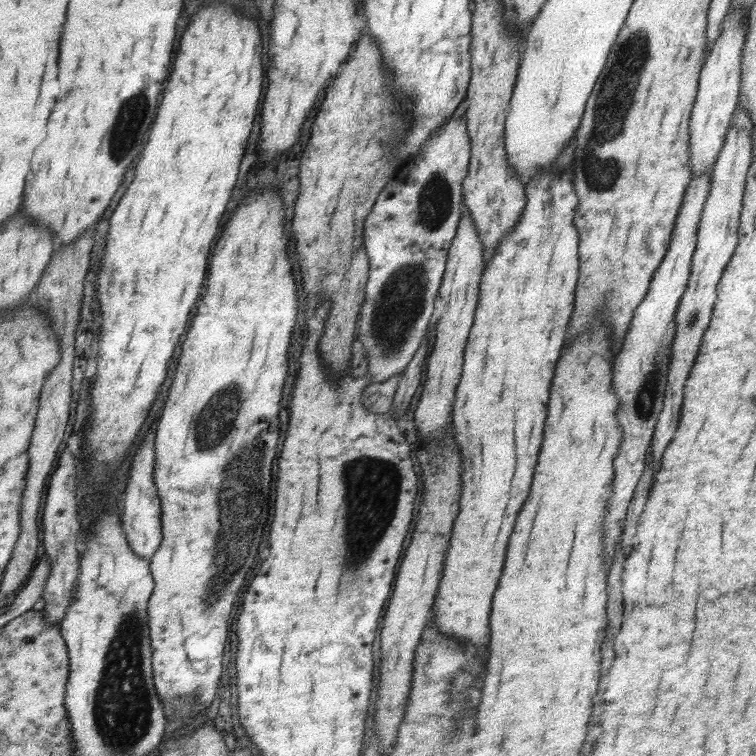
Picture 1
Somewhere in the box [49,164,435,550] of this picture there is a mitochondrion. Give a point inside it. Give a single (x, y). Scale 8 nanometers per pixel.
(399, 305)

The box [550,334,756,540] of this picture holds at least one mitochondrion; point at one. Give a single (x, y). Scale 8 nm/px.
(646, 398)

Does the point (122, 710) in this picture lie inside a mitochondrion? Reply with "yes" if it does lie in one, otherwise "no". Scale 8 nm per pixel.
yes

